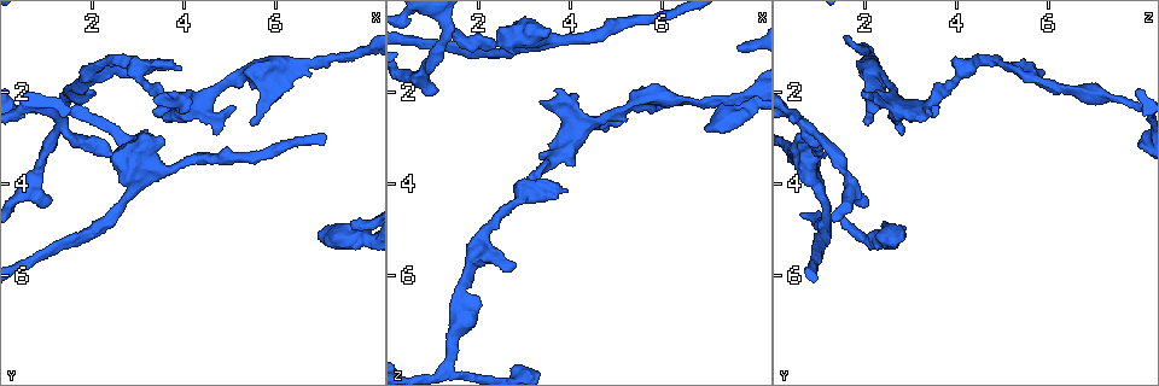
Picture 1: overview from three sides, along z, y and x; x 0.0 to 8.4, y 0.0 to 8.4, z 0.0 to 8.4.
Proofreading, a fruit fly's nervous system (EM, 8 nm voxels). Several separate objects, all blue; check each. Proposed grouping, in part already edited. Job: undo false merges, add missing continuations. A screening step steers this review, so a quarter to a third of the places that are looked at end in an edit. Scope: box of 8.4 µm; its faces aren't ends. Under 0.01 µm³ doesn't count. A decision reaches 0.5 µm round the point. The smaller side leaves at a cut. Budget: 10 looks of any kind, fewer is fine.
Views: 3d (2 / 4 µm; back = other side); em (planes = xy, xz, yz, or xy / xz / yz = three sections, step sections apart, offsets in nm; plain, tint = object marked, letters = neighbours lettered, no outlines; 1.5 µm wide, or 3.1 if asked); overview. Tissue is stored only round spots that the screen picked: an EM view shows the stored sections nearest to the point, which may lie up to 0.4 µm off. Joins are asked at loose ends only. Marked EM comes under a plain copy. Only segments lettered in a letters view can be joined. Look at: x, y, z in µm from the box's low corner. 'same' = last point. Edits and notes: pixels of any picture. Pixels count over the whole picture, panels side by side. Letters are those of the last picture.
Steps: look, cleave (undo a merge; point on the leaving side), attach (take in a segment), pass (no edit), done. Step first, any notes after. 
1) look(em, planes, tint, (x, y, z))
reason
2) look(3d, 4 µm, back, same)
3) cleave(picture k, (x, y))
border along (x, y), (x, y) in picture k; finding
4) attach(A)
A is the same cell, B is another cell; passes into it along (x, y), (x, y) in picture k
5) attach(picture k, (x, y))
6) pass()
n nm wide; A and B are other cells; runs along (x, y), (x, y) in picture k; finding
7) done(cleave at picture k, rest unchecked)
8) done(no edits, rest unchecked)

look(3d, 4 µm, back, (3.50, 2.15, 2.20))
free end

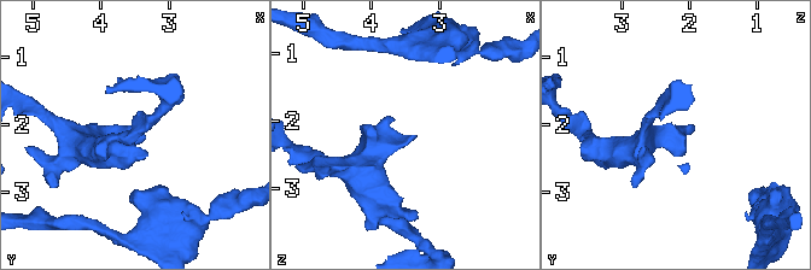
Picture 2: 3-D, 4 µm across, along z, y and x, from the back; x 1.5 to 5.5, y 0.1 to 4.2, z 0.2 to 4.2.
look(em, 3.1 µm, xz, step 8, letters, same)
now the EM

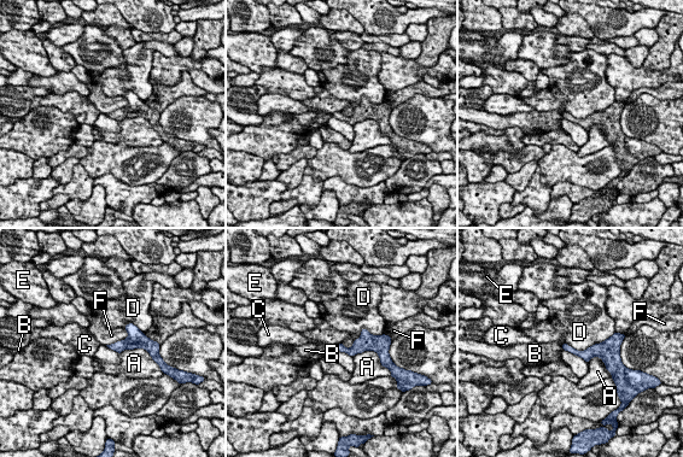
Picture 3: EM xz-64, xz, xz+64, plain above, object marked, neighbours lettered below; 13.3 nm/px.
pass()
A, B, C, D, E and F are other cells; border along (383, 334), (363, 328), (342, 344) in picture 3; none of them fits

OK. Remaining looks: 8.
look(em, planes, letters, (3.60, 3.10, 0.70))
stops while still wide

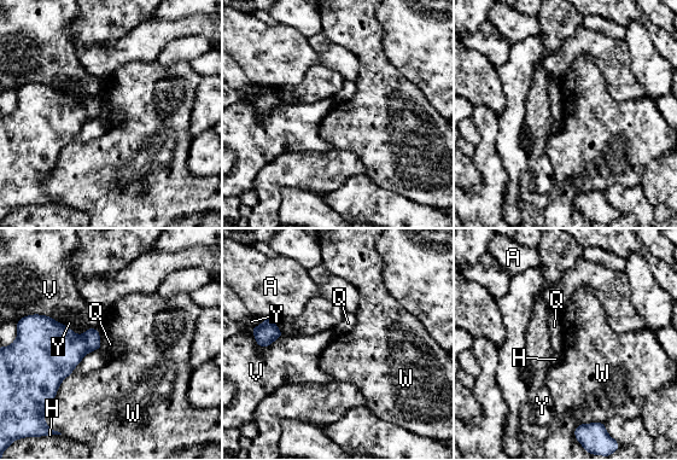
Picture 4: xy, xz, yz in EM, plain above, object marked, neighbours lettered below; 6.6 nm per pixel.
pass()
A, H, Q, V, W and Y are other cells; border along (71, 372), (60, 383), (48, 406) in picture 4; no lettered segment goes on from it

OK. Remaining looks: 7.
look(em, xz, step 8, letters, (5.45, 2.70, 2.00))
branch stops here

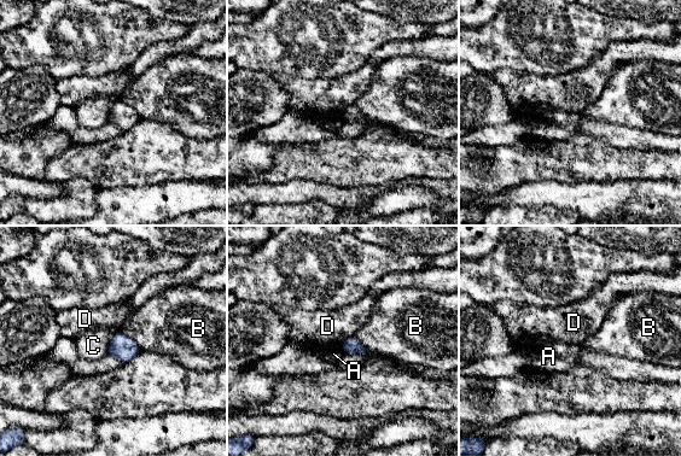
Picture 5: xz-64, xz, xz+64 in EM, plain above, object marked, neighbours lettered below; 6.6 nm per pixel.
look(em, yz, step 8, letters, same)
another direction

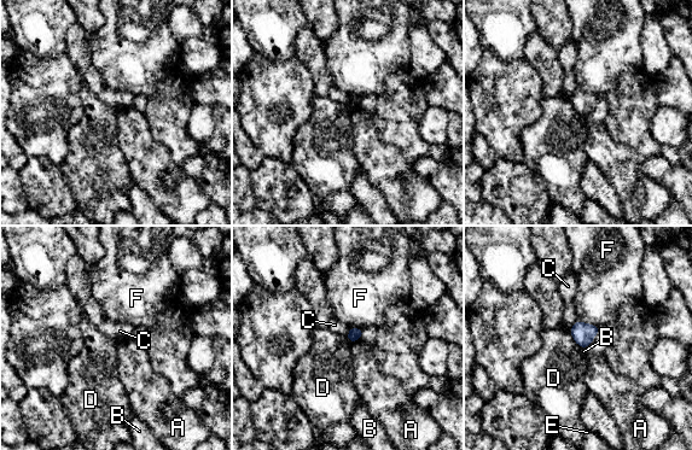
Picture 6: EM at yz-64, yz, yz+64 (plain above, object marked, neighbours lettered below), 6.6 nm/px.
pass()
A, B, C, D, E and F are other cells; border along (569, 331), (573, 339), (580, 345) in picture 6; none of them fits

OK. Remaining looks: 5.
look(em, planes, tint, (7.35, 1.30, 2.25))
calibre changes

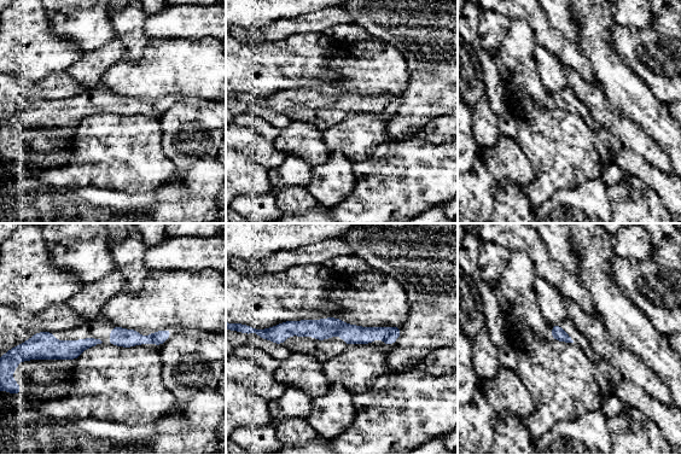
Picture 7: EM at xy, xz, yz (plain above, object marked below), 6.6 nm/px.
look(em, planes, letters, same)

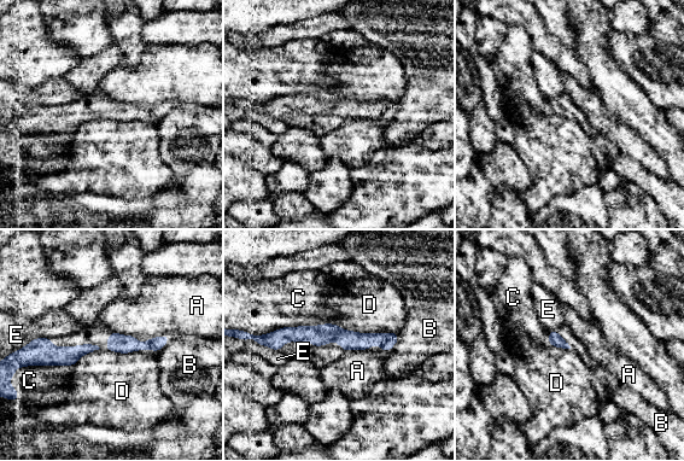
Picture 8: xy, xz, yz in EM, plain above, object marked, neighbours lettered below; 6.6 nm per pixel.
pass()
A, B, C, D and E are other cells; border along (332, 322), (345, 330), (376, 332) in picture 8; continuous, no second neuron

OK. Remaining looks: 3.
done(no edits, rest unchecked)

